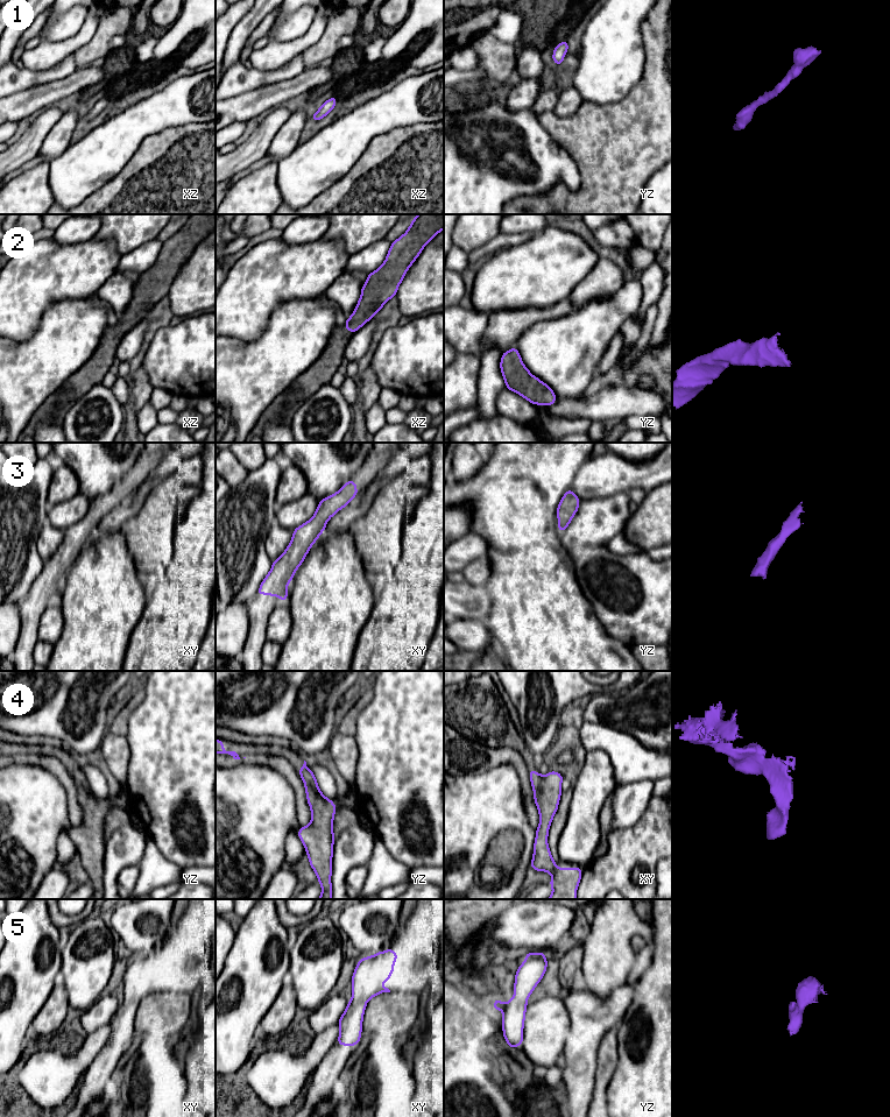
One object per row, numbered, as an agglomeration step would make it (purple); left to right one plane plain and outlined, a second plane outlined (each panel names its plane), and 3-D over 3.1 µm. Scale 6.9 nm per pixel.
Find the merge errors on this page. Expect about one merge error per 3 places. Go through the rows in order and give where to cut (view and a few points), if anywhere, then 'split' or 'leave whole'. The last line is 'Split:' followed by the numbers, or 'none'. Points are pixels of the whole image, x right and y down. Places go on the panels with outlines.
1: no cut | leave whole
2: no cut | leave whole
3: no cut | leave whole
4: no cut | leave whole
5: no cut | leave whole
Split: none

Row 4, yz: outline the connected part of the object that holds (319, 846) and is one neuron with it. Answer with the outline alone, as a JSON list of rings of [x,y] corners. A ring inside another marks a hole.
[[[305,761],[298,773],[303,779],[308,804],[311,808],[311,822],[308,826],[302,826],[297,835],[304,844],[310,865],[322,885],[322,895],[318,899],[331,899],[333,819],[337,807],[331,799],[322,793],[316,777]]]

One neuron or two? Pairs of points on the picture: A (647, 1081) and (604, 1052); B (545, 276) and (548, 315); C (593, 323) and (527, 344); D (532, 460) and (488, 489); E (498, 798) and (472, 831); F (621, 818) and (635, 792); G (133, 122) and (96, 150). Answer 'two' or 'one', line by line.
A: two
B: two
C: one
D: one
E: one
F: one
G: one

